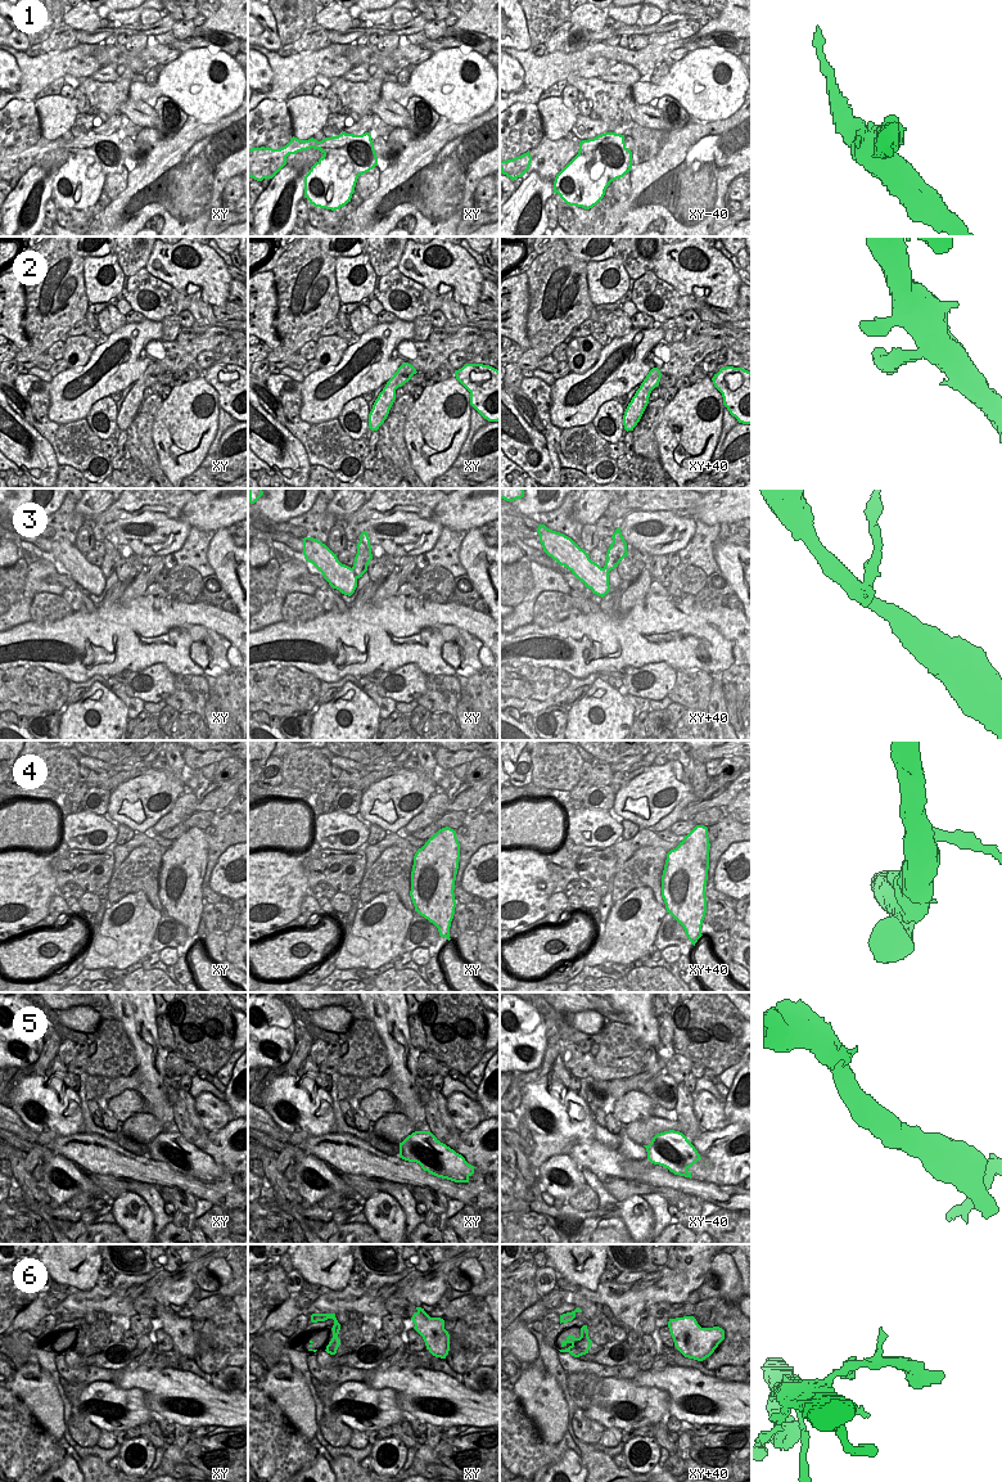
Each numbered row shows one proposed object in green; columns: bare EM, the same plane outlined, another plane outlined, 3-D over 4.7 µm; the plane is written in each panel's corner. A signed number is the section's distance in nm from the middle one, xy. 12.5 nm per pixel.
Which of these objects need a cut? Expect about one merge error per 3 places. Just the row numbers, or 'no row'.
1, 3

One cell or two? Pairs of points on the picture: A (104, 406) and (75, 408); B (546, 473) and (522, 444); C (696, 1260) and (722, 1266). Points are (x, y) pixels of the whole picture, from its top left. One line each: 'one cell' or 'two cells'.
A: two cells
B: one cell
C: two cells

